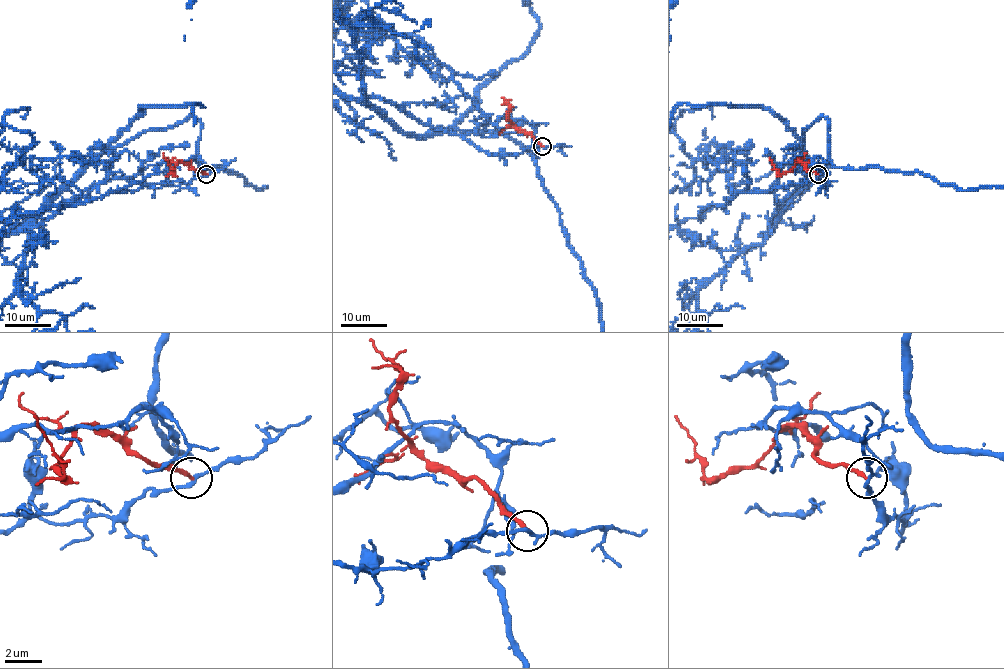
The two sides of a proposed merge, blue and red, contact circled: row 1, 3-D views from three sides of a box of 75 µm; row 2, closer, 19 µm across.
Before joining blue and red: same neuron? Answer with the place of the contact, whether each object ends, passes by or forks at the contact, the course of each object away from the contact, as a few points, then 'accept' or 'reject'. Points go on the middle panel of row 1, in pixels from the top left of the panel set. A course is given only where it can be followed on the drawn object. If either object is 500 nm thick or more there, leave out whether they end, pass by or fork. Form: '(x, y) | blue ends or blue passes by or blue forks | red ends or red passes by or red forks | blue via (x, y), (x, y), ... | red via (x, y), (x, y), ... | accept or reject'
(542, 146) | blue passes by | red ends | blue via (541, 145), (487, 153), (365, 98), (403, 132), (501, 133), (536, 156), (596, 294) | red via (541, 145), (529, 133), (514, 126), (508, 115), (510, 106), (502, 97) | reject

